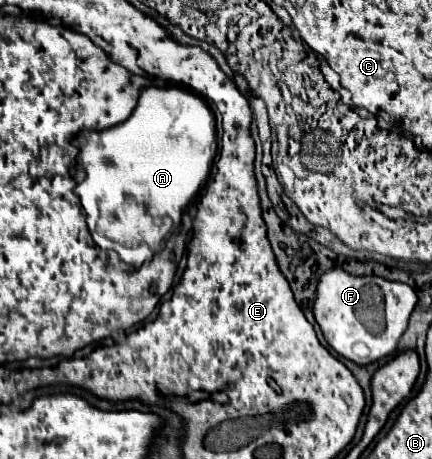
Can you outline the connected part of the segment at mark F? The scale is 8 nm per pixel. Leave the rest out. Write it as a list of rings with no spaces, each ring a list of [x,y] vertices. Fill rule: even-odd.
[[[335,266],[319,278],[313,314],[327,344],[337,354],[355,364],[371,364],[397,350],[397,342],[407,328],[415,304],[415,292],[403,282],[391,282],[379,276],[353,276]]]

